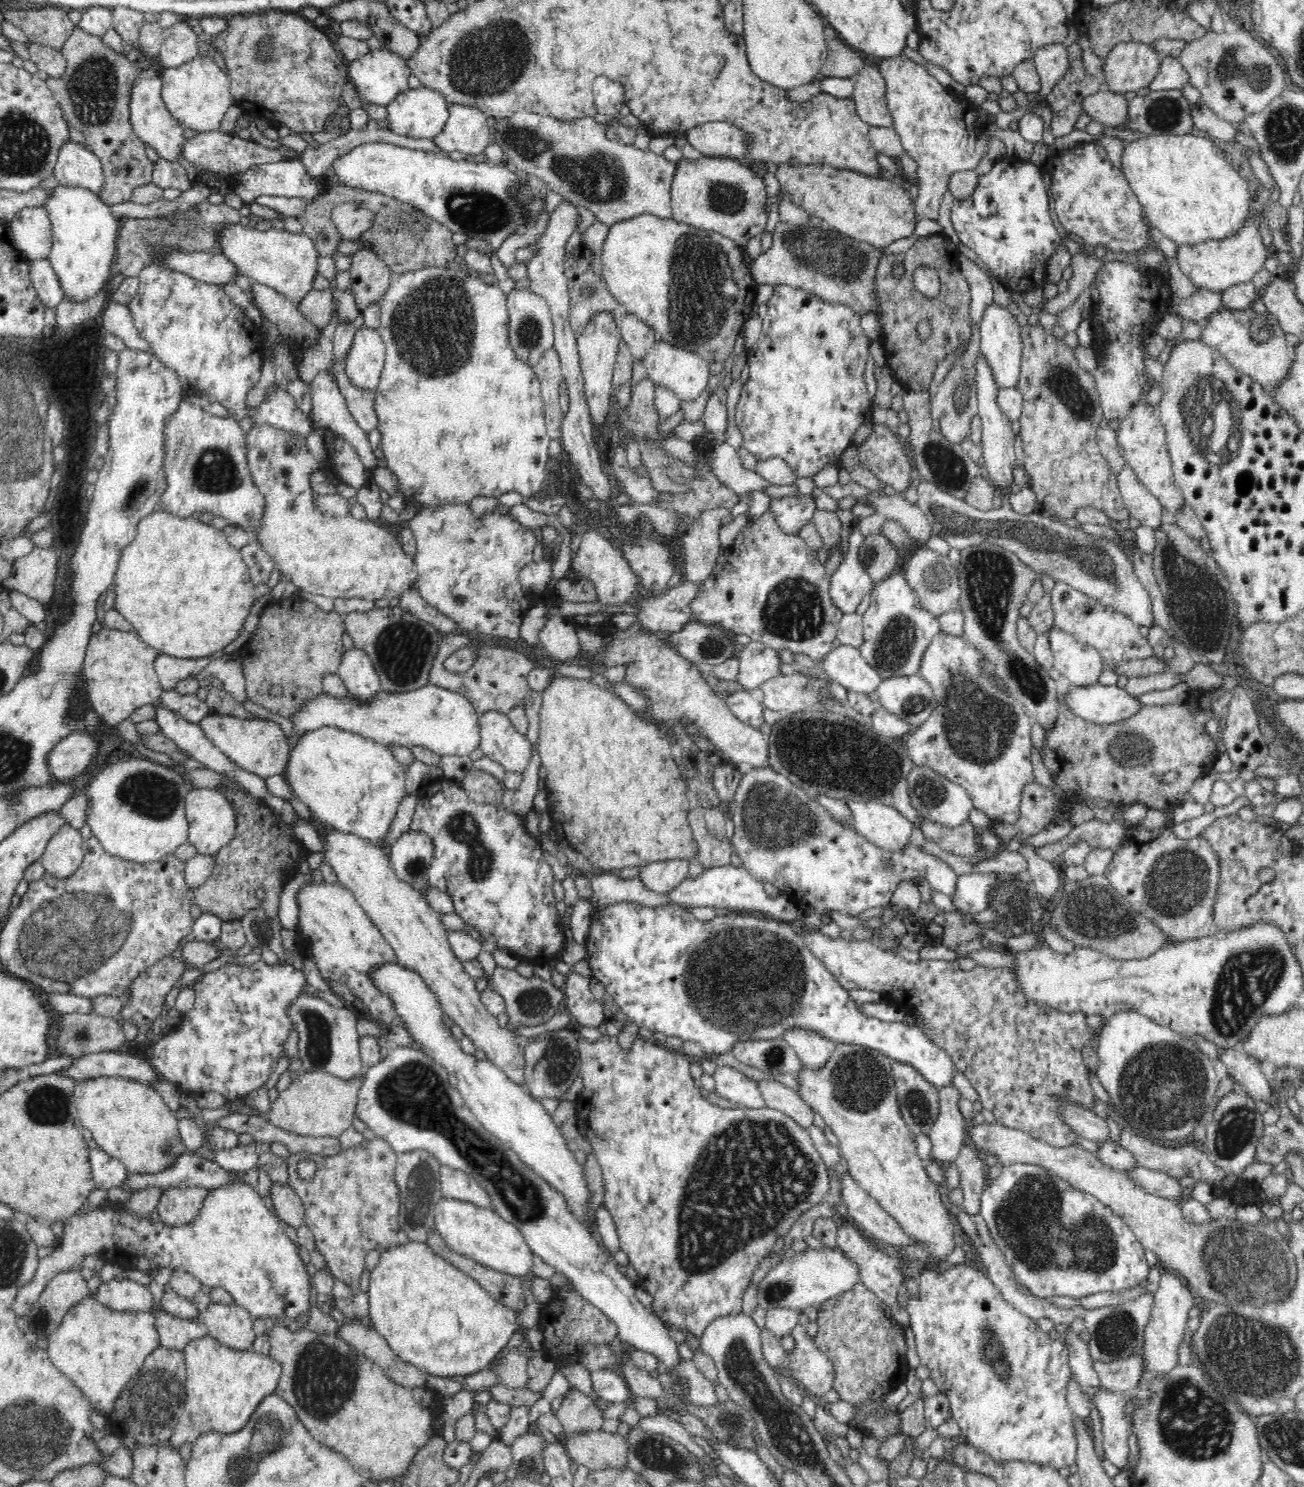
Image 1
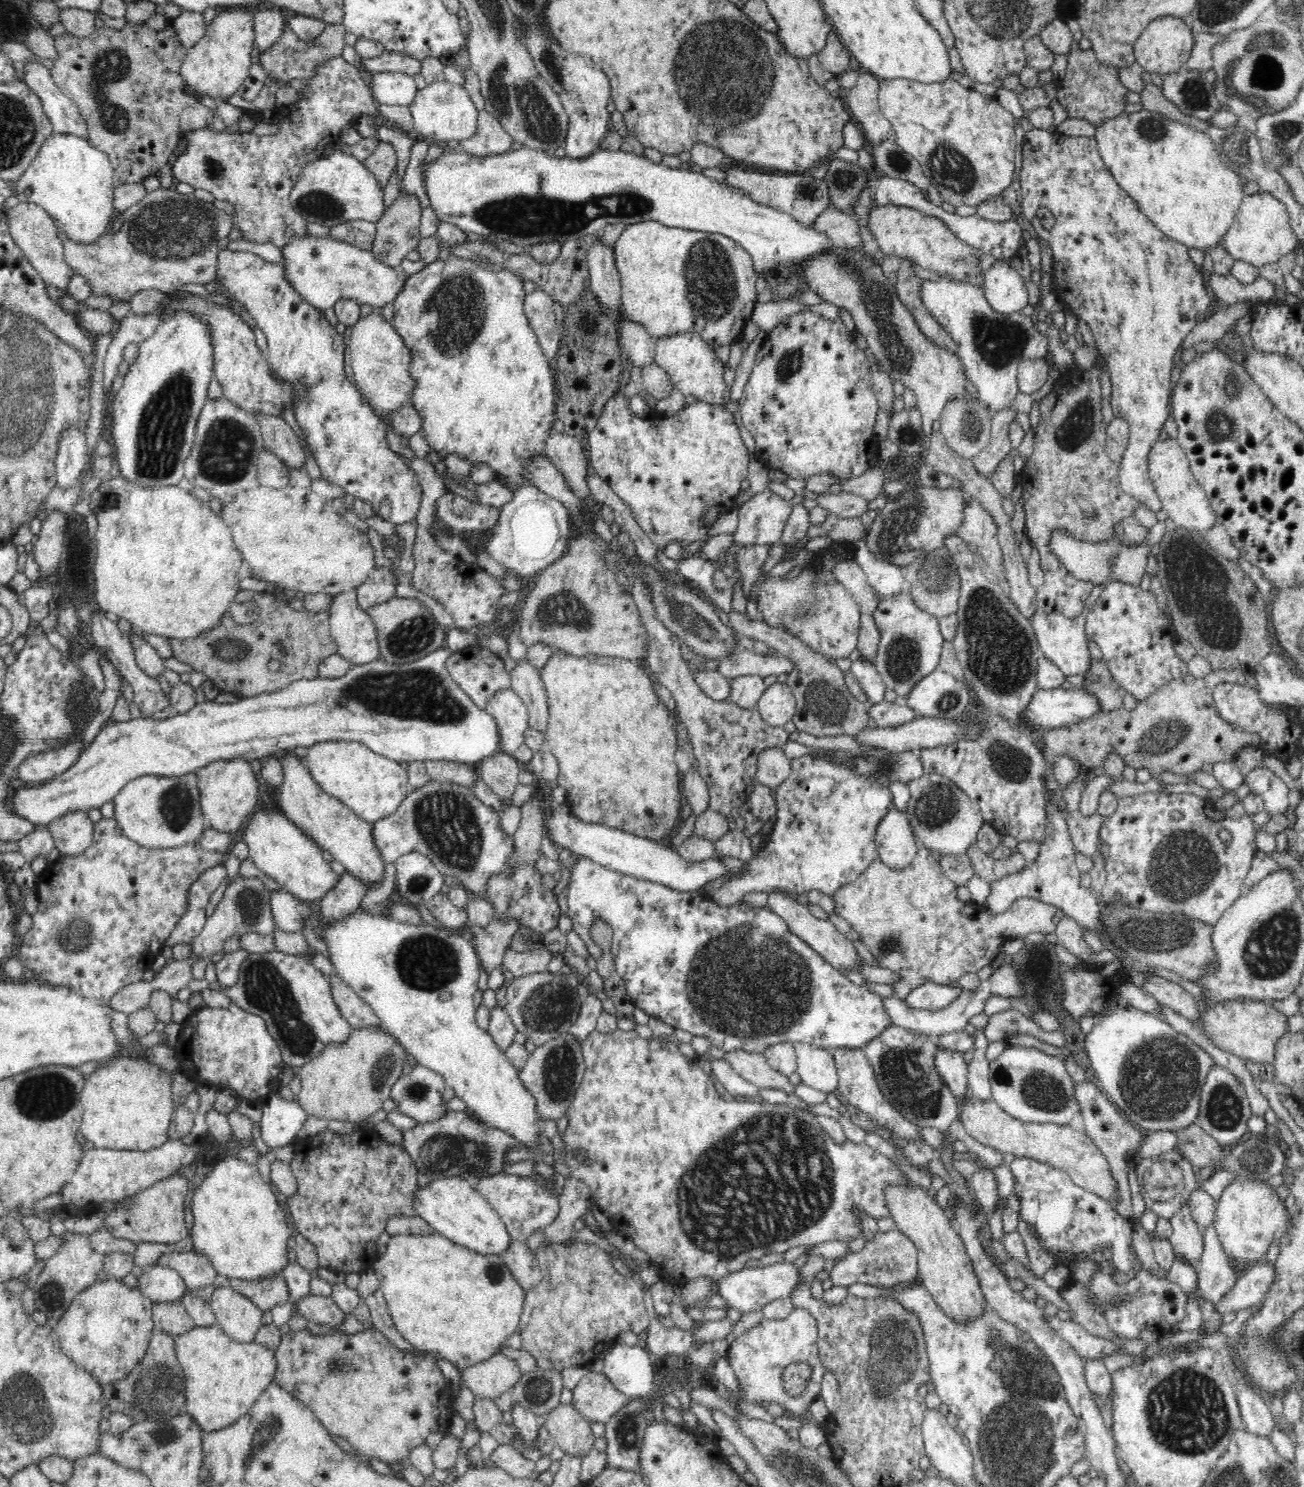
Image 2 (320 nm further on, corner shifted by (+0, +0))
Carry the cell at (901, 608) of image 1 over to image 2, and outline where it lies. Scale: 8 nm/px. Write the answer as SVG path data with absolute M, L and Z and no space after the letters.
M907 589L894 596L881 597L872 617L880 632L875 668L886 687L897 692L899 701L904 701L911 694L910 690L928 674L937 670L941 662L945 639L939 628L939 620L920 610Z

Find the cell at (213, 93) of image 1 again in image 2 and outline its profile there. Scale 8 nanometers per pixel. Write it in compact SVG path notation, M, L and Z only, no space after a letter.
M250 7L224 8L206 27L204 36L187 50L180 66L180 75L193 95L202 98L210 96L218 104L226 102L229 96L248 78L252 66L254 48L254 14L257 9Z

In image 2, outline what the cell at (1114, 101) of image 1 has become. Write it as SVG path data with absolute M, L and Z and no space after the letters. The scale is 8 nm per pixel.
M1150 82L1140 93L1142 109L1158 112L1172 120L1182 122L1182 124L1191 125L1196 130L1207 132L1210 121L1202 121L1182 113L1176 104L1164 97L1161 86L1156 86Z

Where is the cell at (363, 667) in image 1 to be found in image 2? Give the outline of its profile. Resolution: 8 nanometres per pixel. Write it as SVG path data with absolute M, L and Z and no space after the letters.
M350 589L332 596L329 609L330 635L337 645L337 652L352 665L370 664L380 658L379 643L374 621L370 615L358 605L356 589Z

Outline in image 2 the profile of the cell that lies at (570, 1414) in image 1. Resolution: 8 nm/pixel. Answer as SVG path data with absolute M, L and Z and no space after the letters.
M588 1371L572 1391L572 1404L590 1423L609 1422L609 1418L630 1401L603 1372Z

